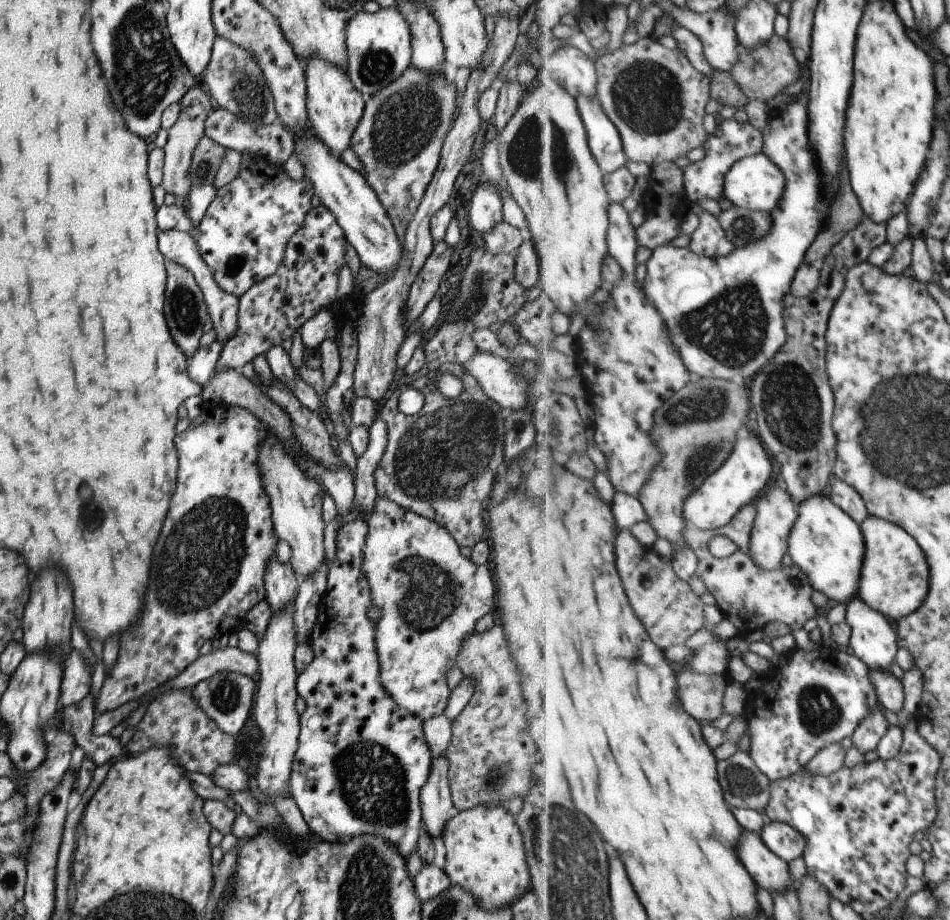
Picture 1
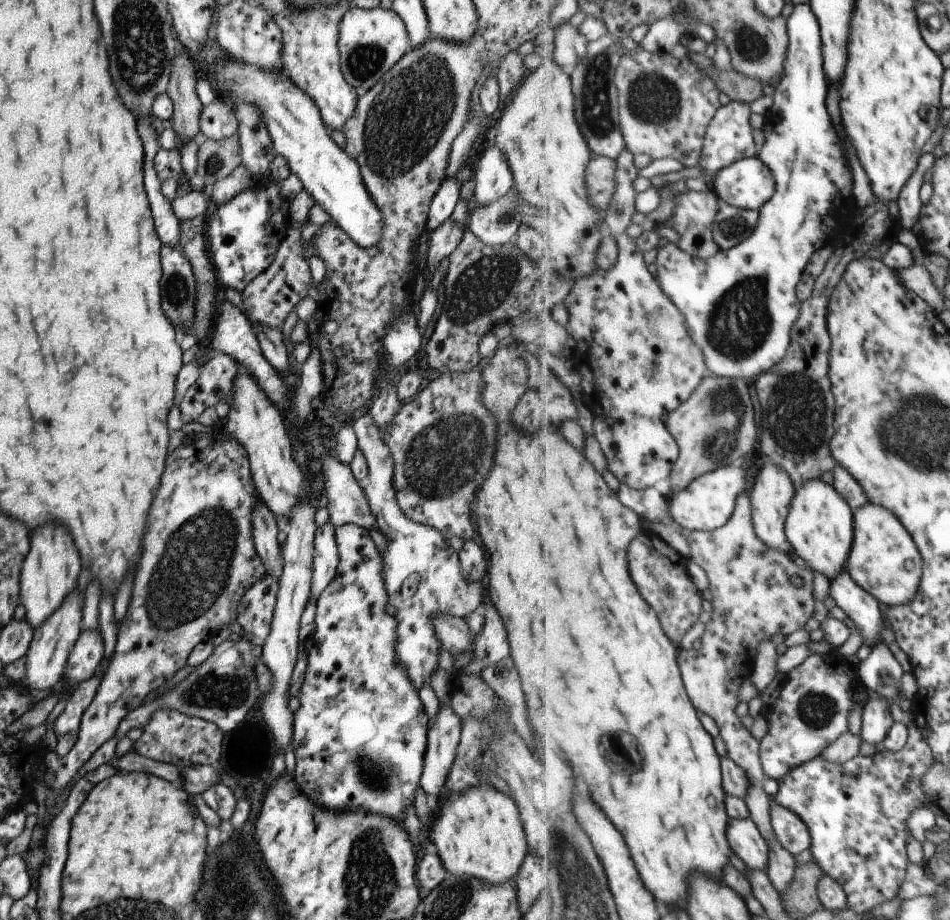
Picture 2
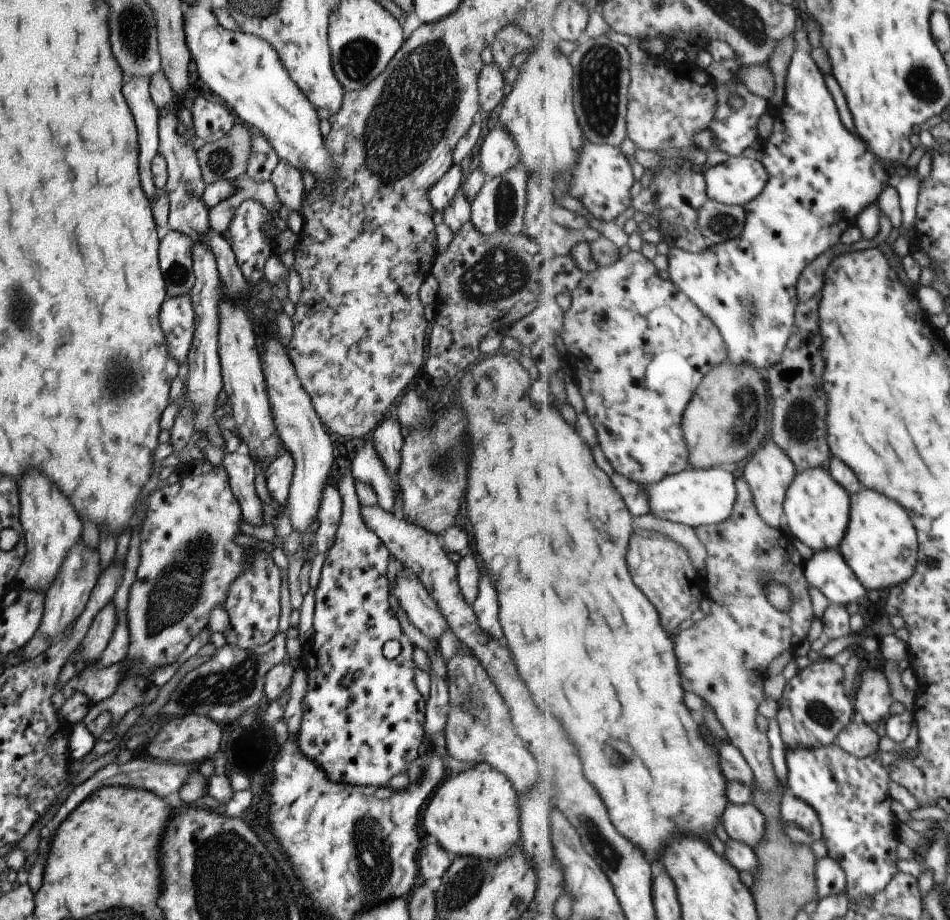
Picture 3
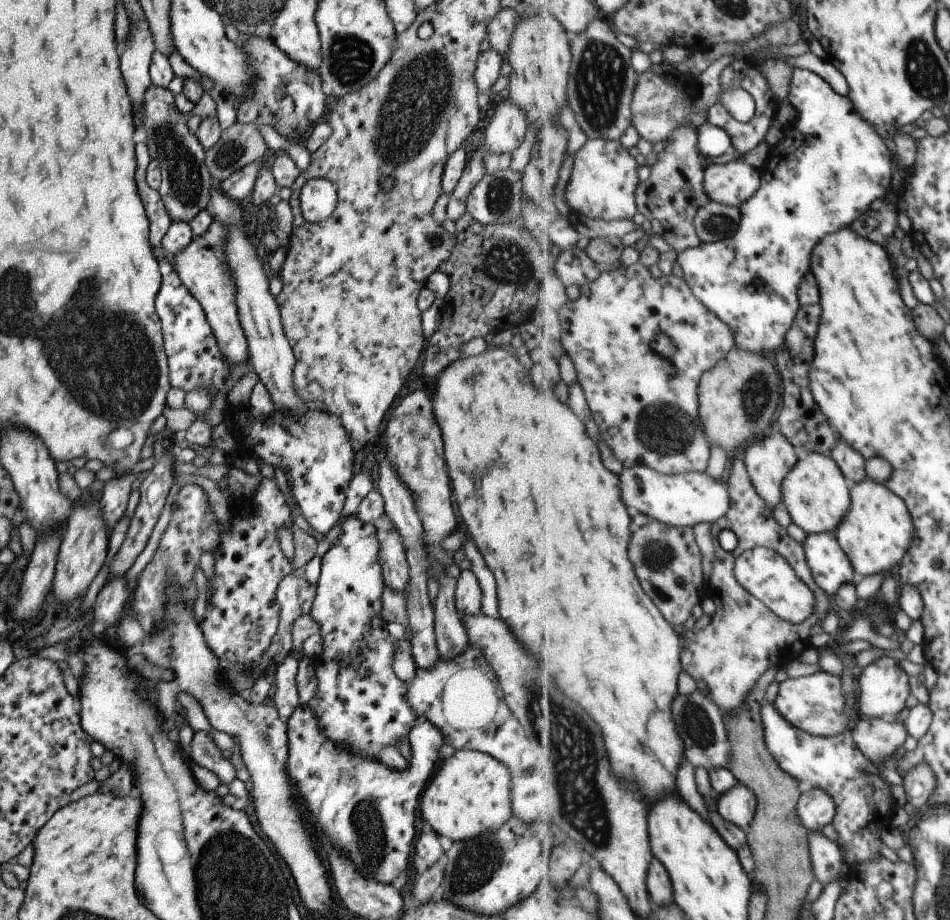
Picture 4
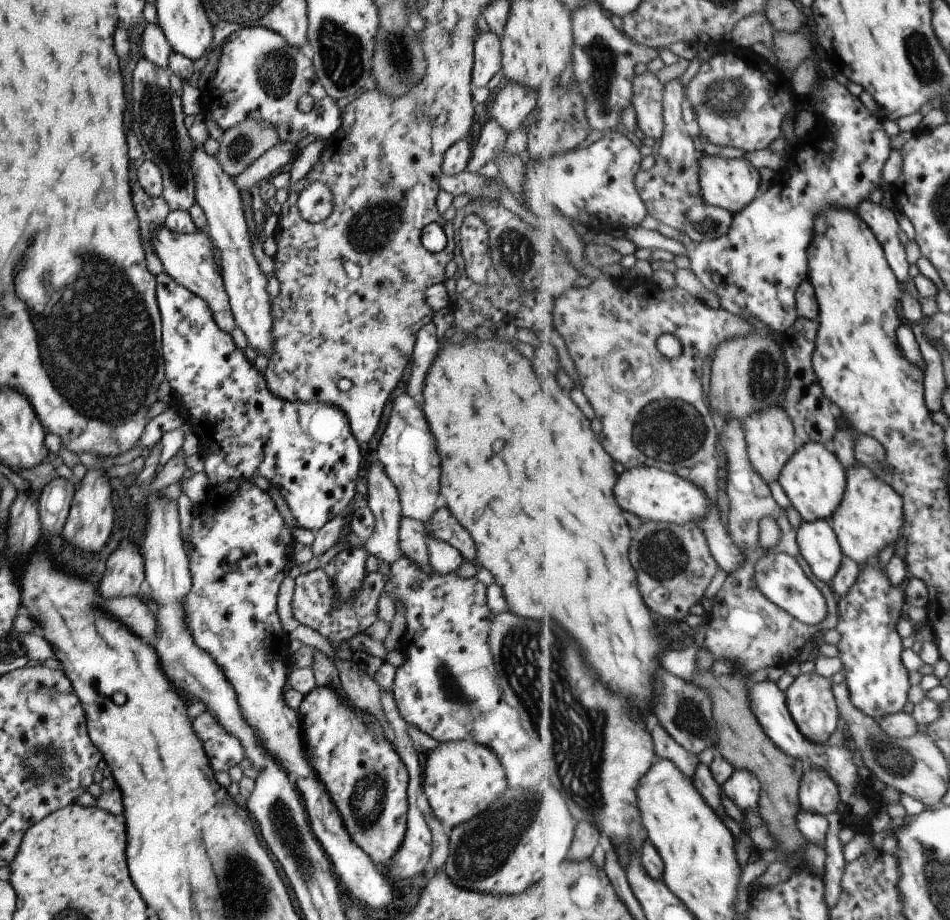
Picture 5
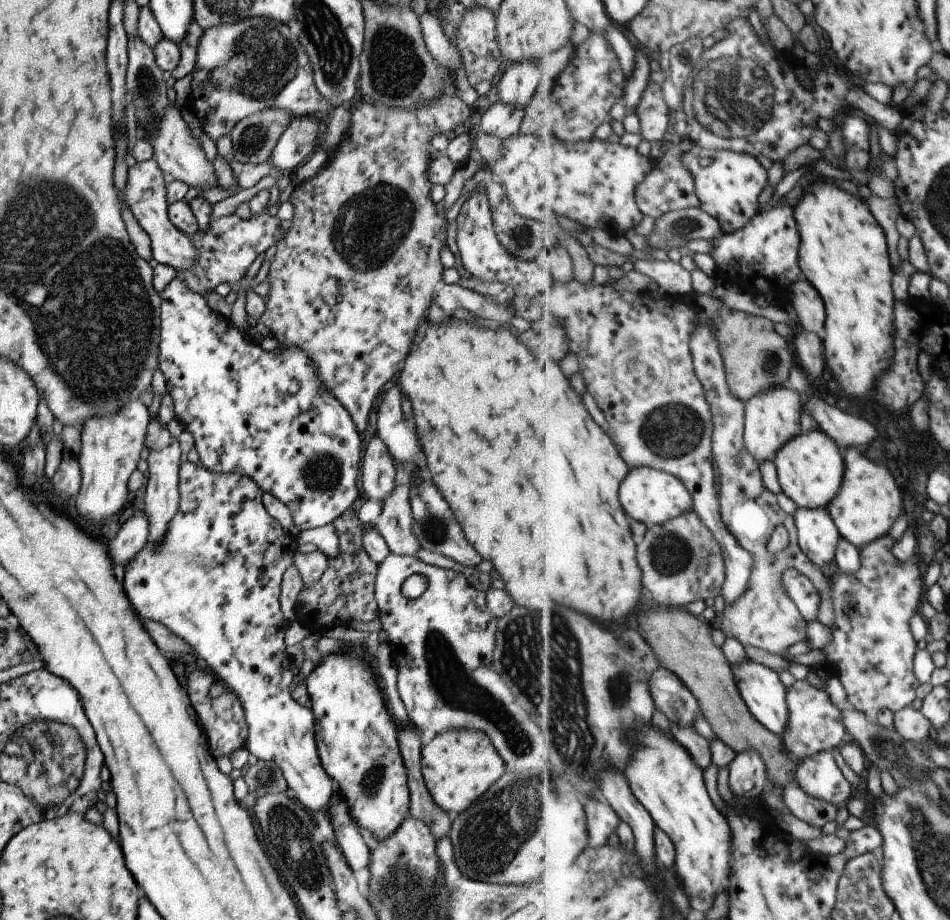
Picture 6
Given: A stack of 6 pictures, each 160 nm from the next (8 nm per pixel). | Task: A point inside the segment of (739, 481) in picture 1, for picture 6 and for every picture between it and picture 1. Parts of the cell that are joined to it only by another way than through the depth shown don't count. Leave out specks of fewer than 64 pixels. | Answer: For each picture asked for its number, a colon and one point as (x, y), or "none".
2: (707, 504)
3: (694, 497)
4: (684, 499)
5: (654, 494)
6: (653, 496)

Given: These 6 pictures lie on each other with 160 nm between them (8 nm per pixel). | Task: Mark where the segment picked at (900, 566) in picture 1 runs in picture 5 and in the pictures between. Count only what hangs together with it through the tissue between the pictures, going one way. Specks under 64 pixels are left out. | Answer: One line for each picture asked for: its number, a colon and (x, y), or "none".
2: (884, 559)
3: (881, 545)
4: (877, 532)
5: (871, 517)

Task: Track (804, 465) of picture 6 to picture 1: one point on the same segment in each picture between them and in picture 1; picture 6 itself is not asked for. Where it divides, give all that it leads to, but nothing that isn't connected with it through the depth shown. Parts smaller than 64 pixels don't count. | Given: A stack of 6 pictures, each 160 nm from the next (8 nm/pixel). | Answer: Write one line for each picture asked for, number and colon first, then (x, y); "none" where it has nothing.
1: (828, 544)
2: (820, 525)
3: (818, 509)
4: (817, 494)
5: (815, 480)

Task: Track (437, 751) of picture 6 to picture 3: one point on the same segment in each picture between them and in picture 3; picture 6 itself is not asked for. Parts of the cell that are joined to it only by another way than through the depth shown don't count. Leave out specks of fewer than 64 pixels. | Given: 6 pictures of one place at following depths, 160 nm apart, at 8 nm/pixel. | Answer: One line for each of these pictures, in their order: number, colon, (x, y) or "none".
3: (474, 812)
4: (467, 794)
5: (460, 778)

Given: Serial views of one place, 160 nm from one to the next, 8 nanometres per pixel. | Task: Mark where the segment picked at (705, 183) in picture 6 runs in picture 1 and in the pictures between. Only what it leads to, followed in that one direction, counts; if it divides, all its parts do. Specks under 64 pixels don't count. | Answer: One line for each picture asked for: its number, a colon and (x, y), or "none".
1: (755, 182)
2: (749, 183)
3: (738, 181)
4: (733, 183)
5: (732, 184)

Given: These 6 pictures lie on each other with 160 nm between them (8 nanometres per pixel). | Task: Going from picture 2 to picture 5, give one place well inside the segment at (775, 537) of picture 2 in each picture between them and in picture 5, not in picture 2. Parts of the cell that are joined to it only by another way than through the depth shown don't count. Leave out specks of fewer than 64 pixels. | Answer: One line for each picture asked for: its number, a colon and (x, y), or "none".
3: (770, 472)
4: (770, 459)
5: (772, 439)

